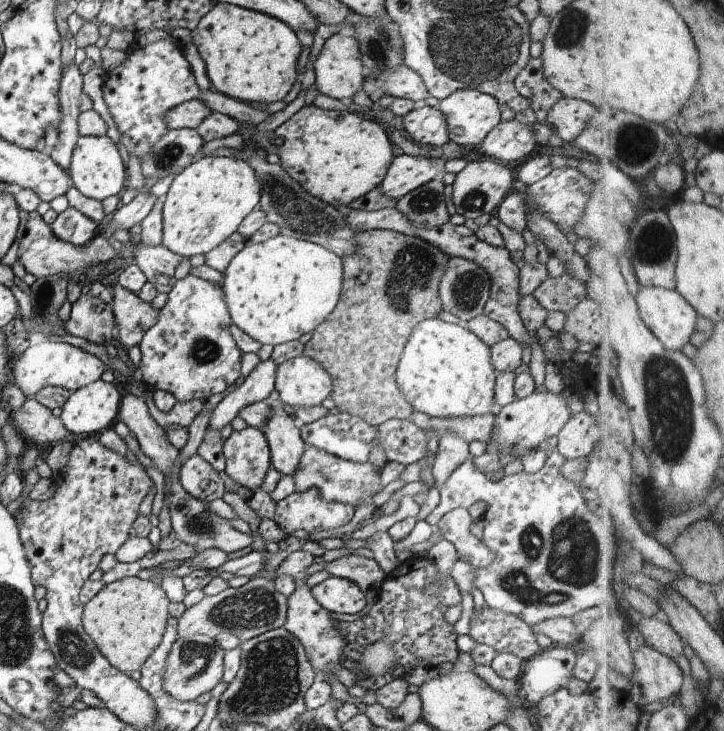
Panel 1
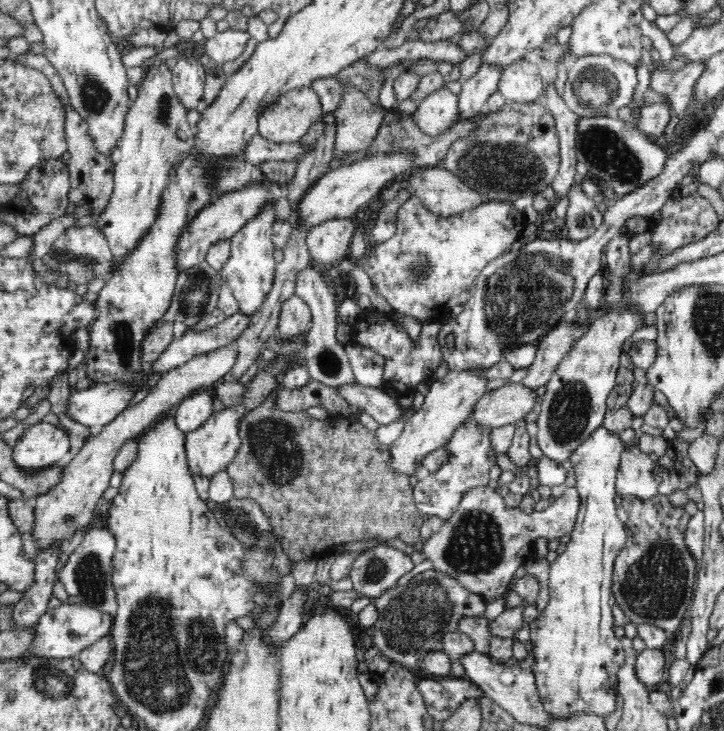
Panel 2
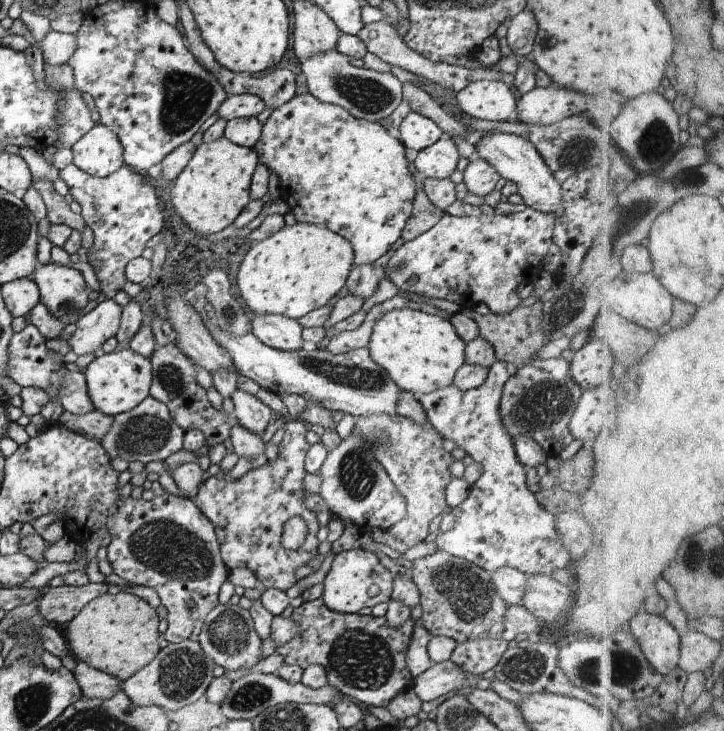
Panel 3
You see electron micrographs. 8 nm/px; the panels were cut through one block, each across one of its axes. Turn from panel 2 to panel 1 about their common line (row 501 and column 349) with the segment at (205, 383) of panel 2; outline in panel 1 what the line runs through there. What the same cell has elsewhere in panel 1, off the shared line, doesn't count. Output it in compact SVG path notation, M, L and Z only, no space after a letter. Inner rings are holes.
M342 31L330 36L321 48L322 50L313 64L314 84L318 92L340 100L342 98L352 98L356 92L362 90L362 84L364 84L366 76L356 38L351 33Z

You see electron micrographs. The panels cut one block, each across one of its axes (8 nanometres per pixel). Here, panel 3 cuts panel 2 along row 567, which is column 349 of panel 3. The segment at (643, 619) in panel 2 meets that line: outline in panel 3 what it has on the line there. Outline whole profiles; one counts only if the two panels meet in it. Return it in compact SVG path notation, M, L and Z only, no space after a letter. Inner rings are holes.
M322 597L304 601L301 606L293 610L291 618L298 624L300 632L294 640L290 640L284 646L276 647L276 654L284 657L284 663L298 665L303 669L312 665L324 666L328 685L345 696L355 699L365 708L368 706L386 708L402 690L411 688L414 677L406 664L406 652L410 638L412 638L412 630L414 630L412 619L406 622L402 628L390 628L385 616L378 618L372 614L340 614L330 610Z

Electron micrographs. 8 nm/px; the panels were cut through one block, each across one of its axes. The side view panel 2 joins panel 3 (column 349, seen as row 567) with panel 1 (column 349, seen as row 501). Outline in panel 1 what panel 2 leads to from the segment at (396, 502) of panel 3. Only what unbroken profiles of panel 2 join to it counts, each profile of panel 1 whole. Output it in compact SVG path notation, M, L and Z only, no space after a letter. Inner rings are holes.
M306 448L294 470L293 479L296 492L317 488L322 500L349 504L356 509L362 504L364 506L374 504L373 496L382 489L380 474L381 472L378 472L374 464L370 462L356 463L316 450L316 448ZM356 552L327 563L322 570L329 576L351 580L364 592L371 589L379 590L387 575L376 559L360 556Z

